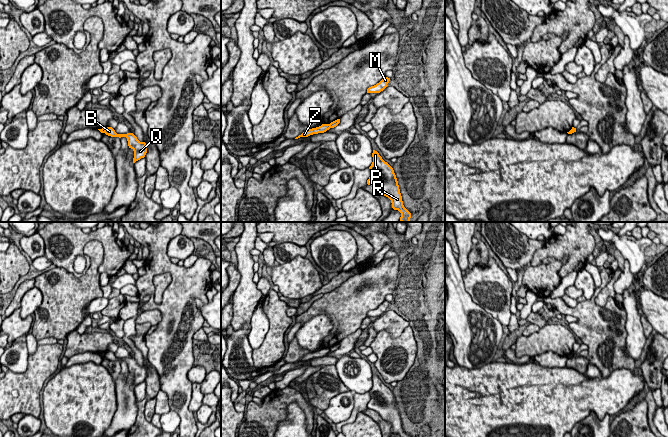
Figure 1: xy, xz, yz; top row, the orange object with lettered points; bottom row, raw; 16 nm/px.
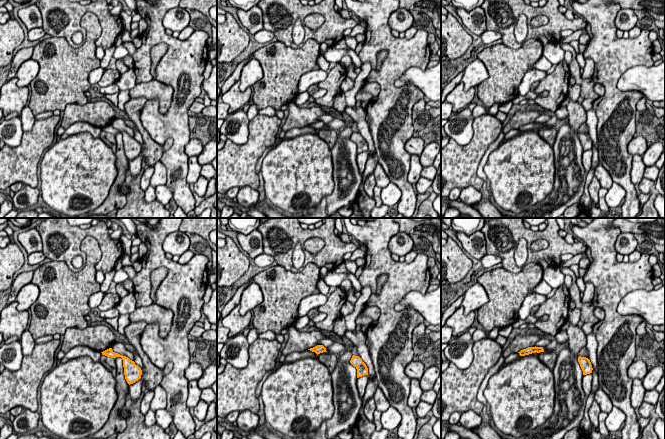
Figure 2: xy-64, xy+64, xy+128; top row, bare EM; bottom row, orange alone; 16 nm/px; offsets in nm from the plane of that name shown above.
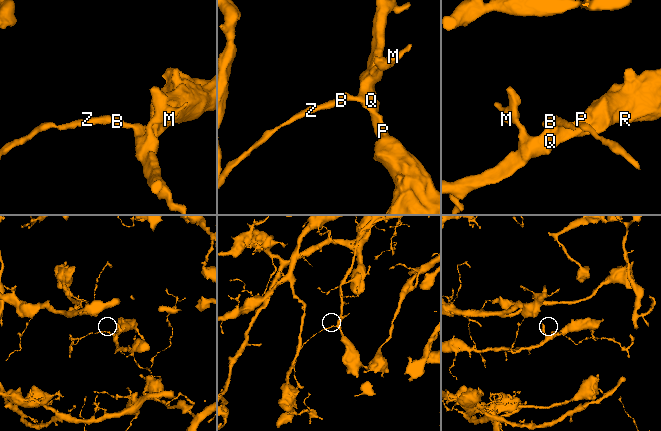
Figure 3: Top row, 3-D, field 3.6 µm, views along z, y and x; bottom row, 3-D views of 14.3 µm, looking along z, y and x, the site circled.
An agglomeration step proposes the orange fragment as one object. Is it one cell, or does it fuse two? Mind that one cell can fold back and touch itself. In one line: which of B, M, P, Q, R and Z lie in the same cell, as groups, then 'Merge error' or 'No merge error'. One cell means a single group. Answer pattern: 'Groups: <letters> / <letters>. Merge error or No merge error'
Groups: B M P Q R / Z. Merge error

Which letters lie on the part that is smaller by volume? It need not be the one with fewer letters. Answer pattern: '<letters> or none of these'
Z

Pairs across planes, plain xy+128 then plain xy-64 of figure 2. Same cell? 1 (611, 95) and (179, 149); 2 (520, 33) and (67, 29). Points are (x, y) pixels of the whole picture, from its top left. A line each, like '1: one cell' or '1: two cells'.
1: one cell
2: two cells

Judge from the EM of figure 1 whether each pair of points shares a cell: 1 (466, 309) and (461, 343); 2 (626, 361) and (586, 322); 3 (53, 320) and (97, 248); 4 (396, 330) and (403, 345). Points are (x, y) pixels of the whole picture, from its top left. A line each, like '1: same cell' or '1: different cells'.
1: same cell
2: same cell
3: same cell
4: different cells

